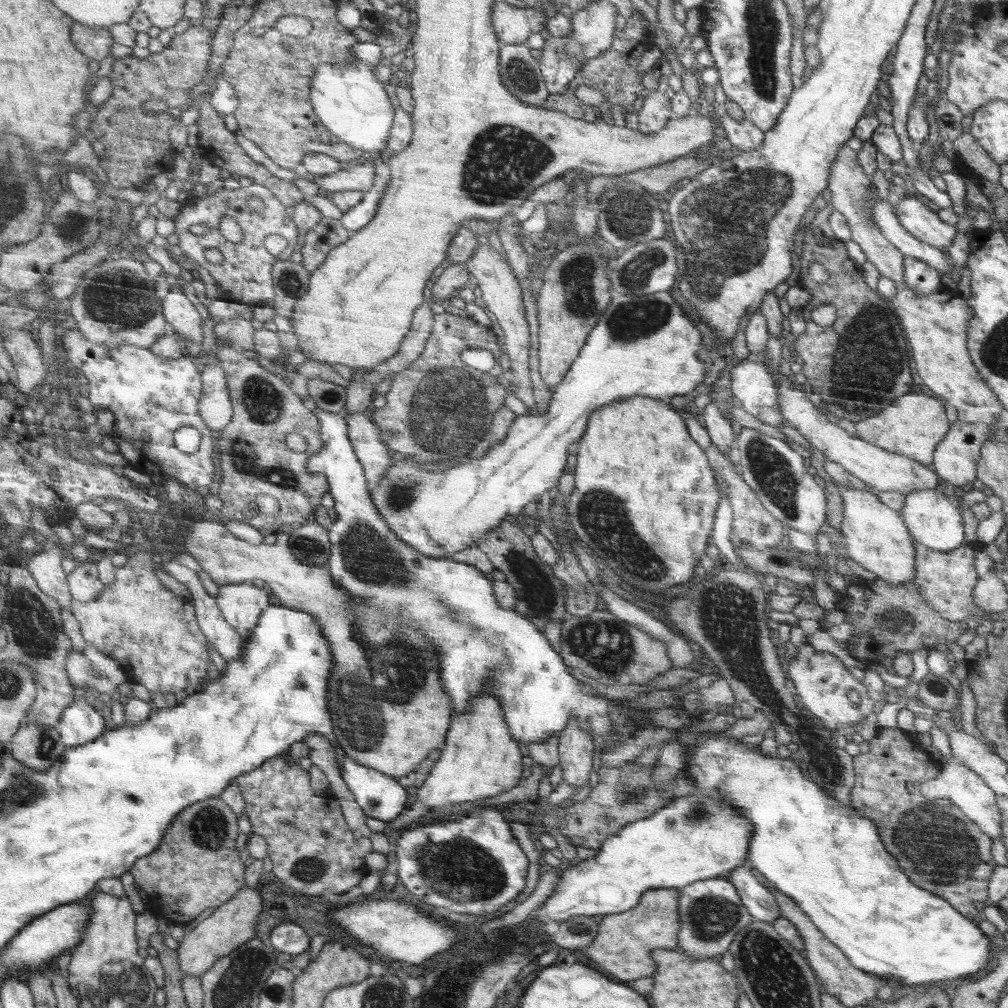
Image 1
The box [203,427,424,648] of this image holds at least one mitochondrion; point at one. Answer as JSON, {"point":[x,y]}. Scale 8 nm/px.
{"point":[276,475]}

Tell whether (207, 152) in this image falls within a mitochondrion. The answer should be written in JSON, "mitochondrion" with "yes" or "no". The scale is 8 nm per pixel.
{"mitochondrion":"no"}

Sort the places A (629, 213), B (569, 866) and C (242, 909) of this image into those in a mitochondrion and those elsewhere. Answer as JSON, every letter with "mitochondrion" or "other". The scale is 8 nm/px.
{"A":"mitochondrion","B":"other","C":"other"}

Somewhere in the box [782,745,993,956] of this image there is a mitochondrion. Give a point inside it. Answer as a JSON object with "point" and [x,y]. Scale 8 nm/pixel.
{"point":[938,846]}

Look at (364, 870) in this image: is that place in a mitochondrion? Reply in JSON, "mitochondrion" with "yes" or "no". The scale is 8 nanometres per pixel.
{"mitochondrion":"no"}

